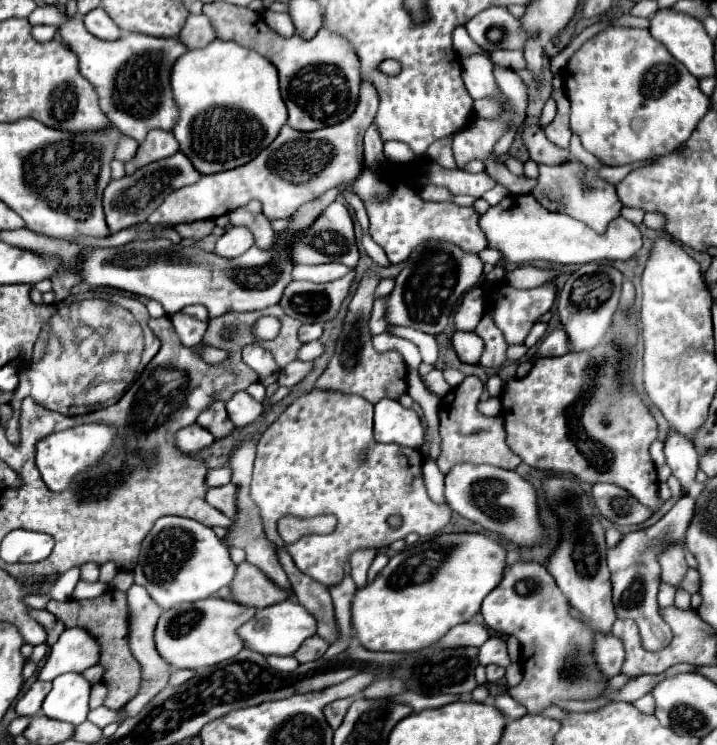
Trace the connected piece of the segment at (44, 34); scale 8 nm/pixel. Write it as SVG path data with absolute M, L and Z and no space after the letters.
M33 26L33 38L35 40L39 40L39 42L49 42L49 40L53 40L55 38L55 28L51 28L51 26Z

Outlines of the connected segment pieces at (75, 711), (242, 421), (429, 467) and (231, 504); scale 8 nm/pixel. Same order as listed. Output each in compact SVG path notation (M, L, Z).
M63 674L63 676L57 676L53 680L51 692L43 700L43 714L47 718L69 722L73 726L85 722L87 712L89 712L89 706L87 706L87 702L89 702L89 688L91 688L91 684L81 674Z
M237 392L227 404L227 414L231 418L231 422L237 426L237 428L243 428L247 424L251 424L253 420L257 420L263 412L261 404L255 402L247 392Z
M431 458L425 460L423 478L425 478L425 488L427 488L429 498L431 498L433 502L437 502L437 504L447 504L447 500L445 500L445 496L443 496L443 480L445 480L445 478L443 478L443 474L439 472L437 464L435 464Z
M227 484L227 486L219 486L219 488L209 488L207 490L207 502L211 506L215 506L217 510L221 510L225 516L235 518L237 514L237 488L235 484Z

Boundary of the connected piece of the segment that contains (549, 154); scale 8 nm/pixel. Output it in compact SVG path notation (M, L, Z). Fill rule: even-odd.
M525 119L523 123L522 136L533 161L541 164L559 165L571 160L571 152L549 142L541 128L531 126L531 124L526 125Z

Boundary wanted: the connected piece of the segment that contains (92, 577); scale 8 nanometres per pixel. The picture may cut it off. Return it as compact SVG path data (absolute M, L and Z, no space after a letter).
M83 564L83 566L79 566L79 580L97 582L97 578L99 578L99 566L97 564Z

